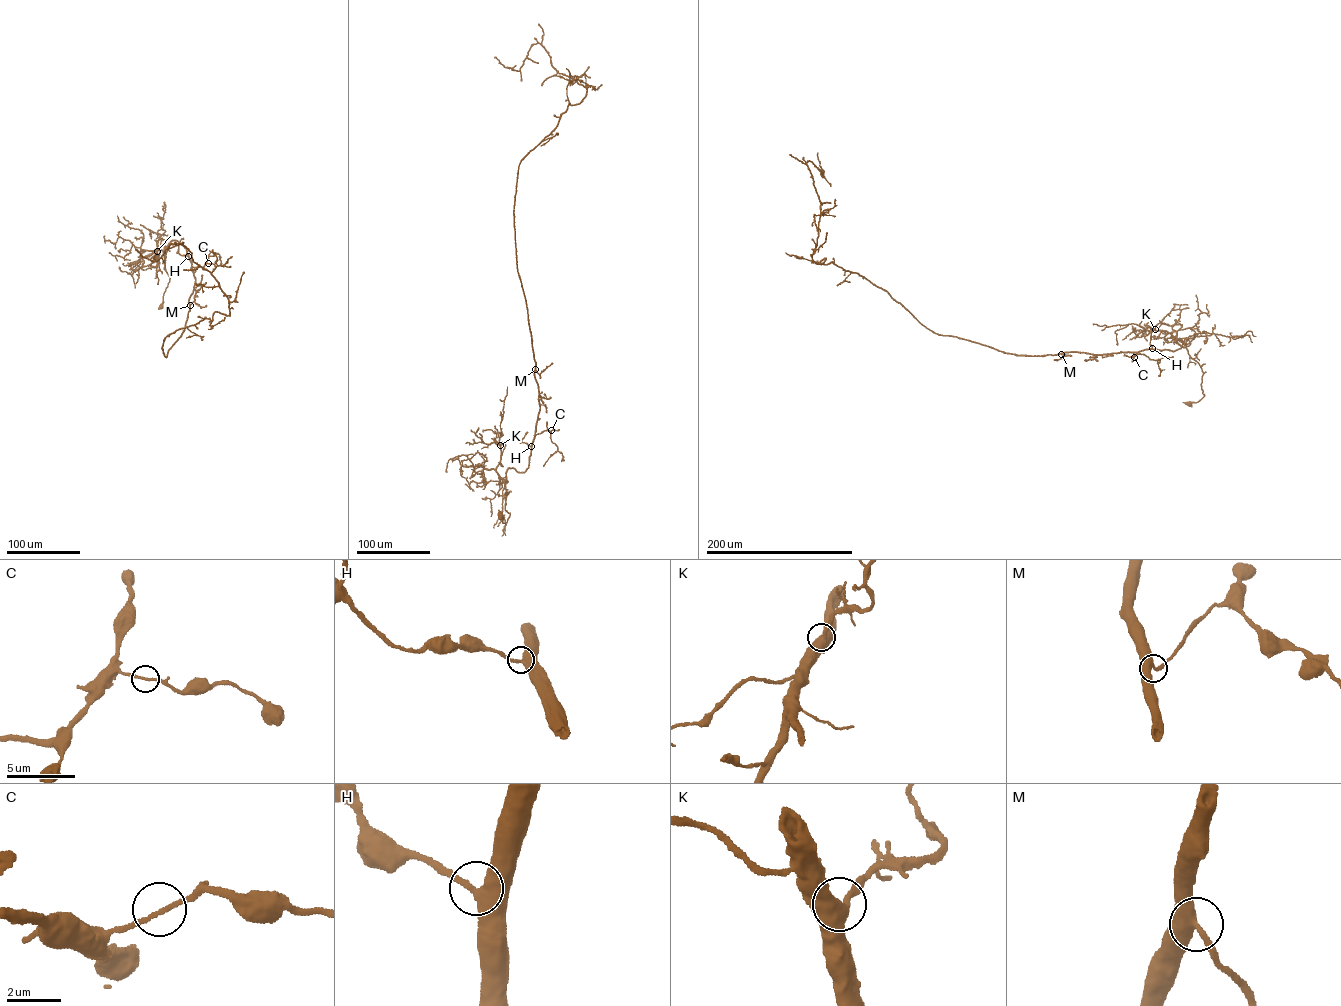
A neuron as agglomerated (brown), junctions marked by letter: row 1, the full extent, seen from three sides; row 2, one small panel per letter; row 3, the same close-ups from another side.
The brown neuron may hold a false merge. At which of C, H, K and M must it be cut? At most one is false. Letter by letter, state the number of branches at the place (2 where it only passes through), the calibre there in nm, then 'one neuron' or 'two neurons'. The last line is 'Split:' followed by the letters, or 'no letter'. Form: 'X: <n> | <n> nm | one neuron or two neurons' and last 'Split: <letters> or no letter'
C: 2 | 160 nm | one neuron
H: 2 | 440 nm | one neuron
K: 2 | 500 nm | one neuron
M: 2 | 400 nm | one neuron
Split: no letter

